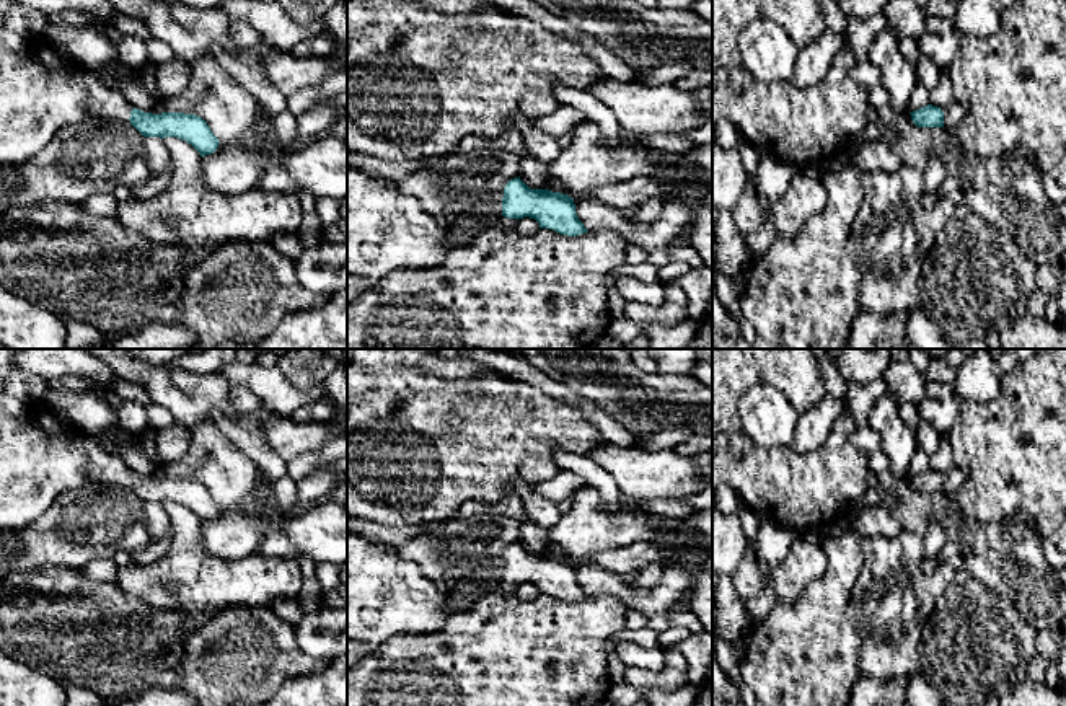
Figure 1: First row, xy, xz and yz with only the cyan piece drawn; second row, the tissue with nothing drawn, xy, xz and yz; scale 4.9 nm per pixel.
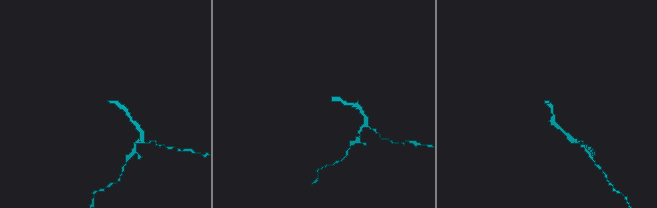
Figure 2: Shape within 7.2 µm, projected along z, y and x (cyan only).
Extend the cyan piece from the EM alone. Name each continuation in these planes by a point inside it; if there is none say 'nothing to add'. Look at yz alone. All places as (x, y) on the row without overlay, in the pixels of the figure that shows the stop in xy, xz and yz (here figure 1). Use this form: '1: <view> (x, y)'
1: yz (954, 478)

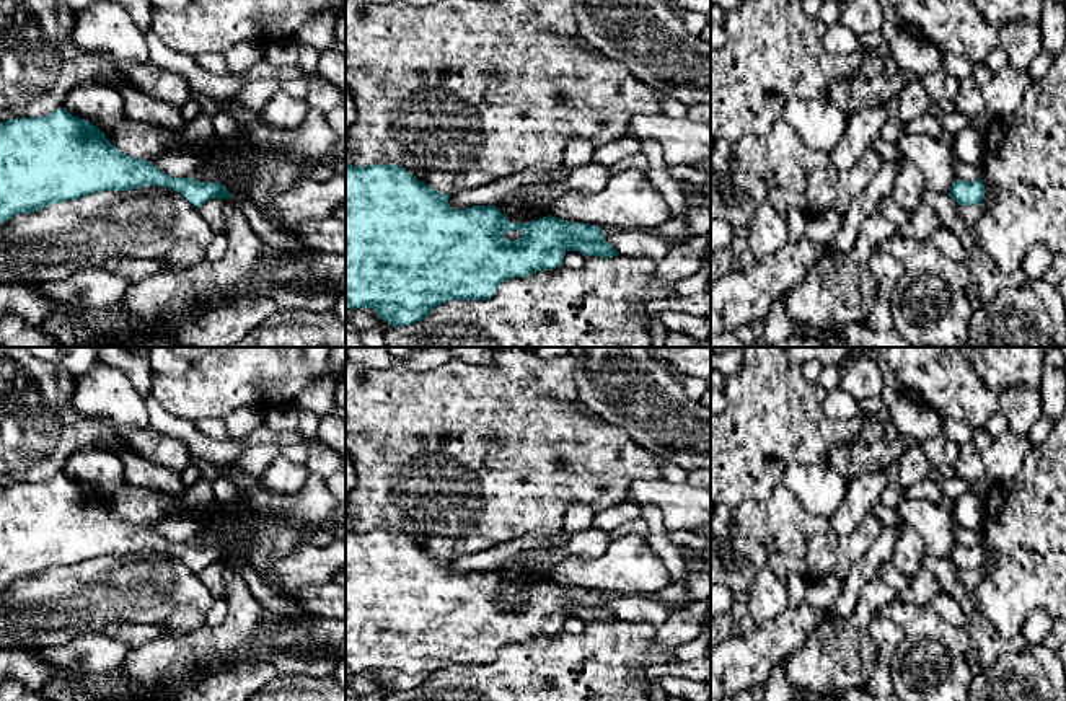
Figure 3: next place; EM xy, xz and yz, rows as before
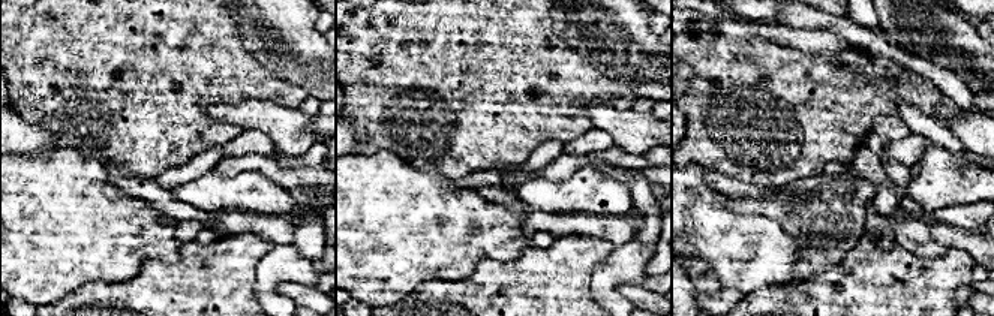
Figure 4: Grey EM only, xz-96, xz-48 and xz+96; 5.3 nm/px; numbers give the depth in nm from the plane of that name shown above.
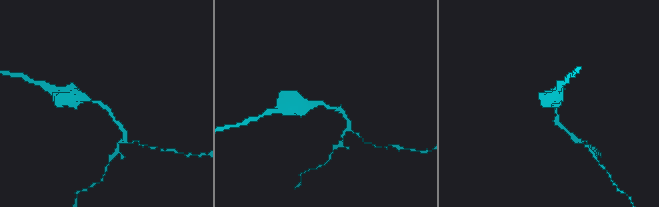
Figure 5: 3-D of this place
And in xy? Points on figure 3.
nothing to add

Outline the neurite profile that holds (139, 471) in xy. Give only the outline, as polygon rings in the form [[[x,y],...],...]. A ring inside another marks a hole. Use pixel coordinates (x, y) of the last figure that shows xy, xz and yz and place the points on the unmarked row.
[[[130,450],[114,452],[124,463],[124,478],[127,487],[152,487],[171,496],[181,496],[189,487],[183,483],[181,473],[161,466]]]

